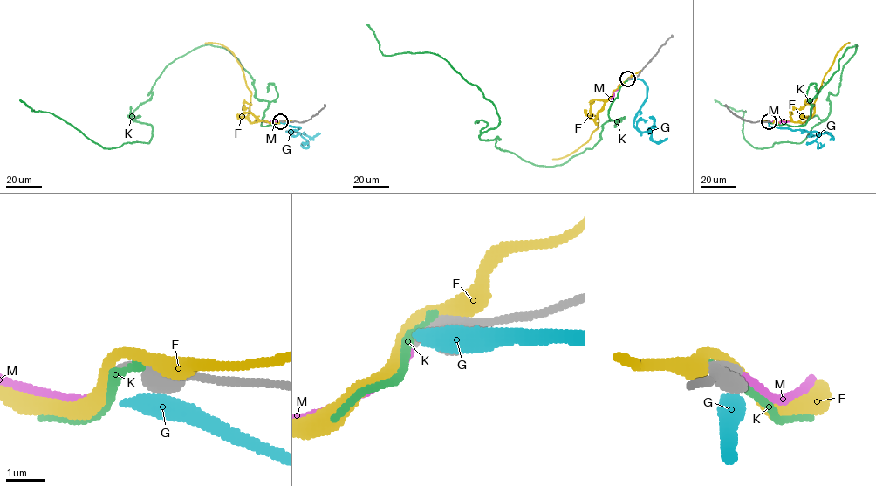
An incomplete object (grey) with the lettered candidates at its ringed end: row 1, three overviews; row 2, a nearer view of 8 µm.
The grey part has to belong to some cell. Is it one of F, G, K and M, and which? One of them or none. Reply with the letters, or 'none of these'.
M

